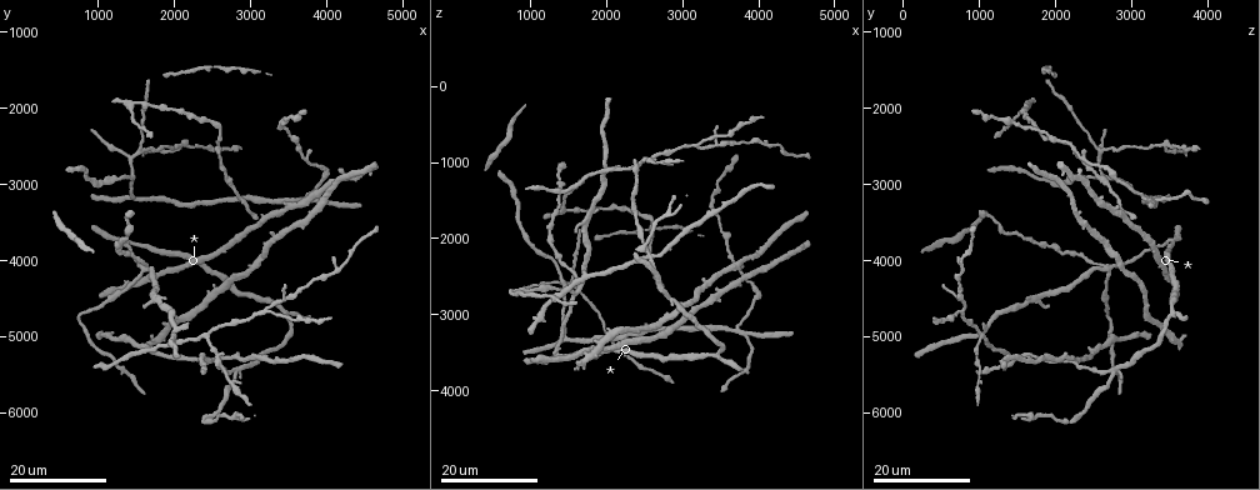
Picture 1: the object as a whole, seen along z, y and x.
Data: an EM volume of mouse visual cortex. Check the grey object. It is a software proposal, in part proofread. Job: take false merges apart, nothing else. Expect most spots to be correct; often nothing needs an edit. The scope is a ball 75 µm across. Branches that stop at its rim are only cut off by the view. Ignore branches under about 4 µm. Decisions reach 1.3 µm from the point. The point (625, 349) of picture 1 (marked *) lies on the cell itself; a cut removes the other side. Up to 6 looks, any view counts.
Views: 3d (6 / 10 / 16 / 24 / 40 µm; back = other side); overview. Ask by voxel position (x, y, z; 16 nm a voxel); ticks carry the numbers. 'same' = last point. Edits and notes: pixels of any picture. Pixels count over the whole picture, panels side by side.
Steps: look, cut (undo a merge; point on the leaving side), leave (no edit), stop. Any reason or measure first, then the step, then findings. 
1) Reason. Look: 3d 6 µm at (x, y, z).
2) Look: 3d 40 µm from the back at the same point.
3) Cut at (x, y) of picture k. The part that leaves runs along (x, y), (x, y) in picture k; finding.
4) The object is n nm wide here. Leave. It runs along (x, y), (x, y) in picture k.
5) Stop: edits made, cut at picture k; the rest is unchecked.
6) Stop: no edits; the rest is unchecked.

Look: 3d 24 µm at (3700, 3200, 3150).

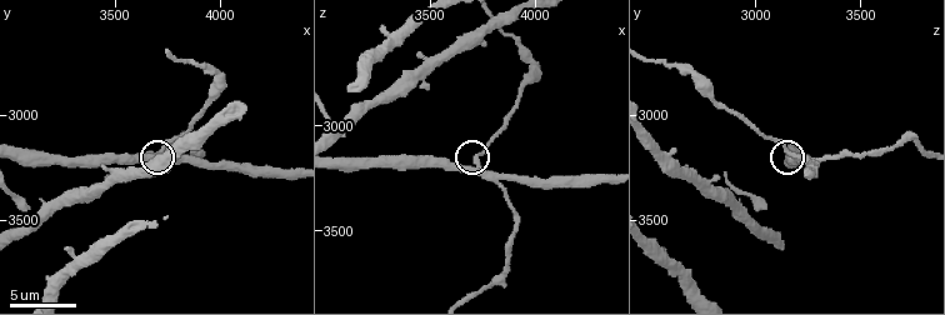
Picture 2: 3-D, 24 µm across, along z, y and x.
Look: 3d 10 µm at (3730, 3190, 3180).

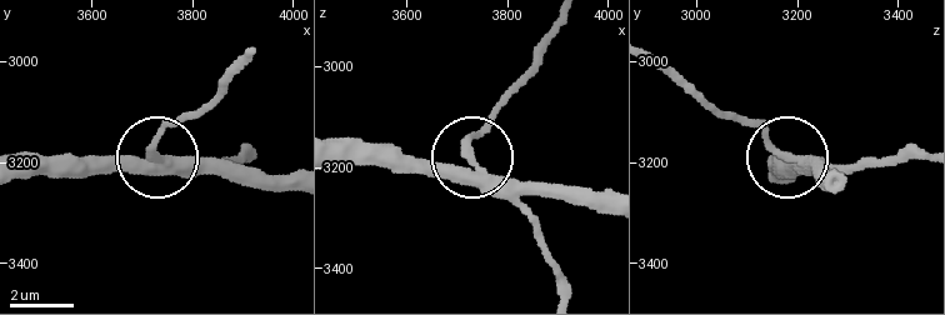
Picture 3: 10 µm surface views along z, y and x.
The object is 310 nm wide here. Leave. One cell here.

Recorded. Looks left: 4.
Three arms meet. Look: 3d 24 µm at (3450, 4550, 800).

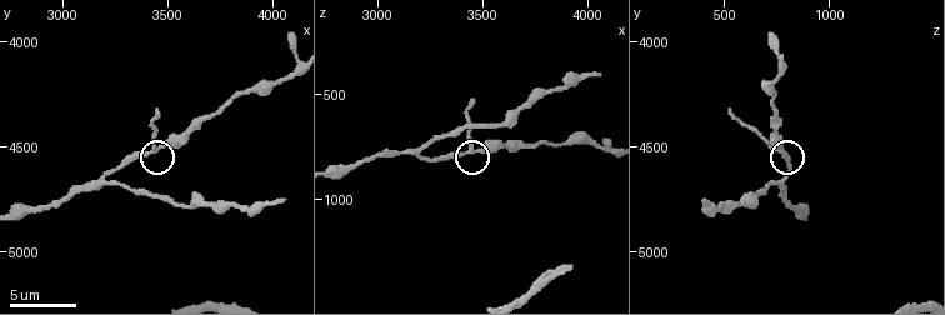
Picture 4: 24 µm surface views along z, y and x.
Zoom in. Look: 3d 10 µm at (3430, 4510, 770).

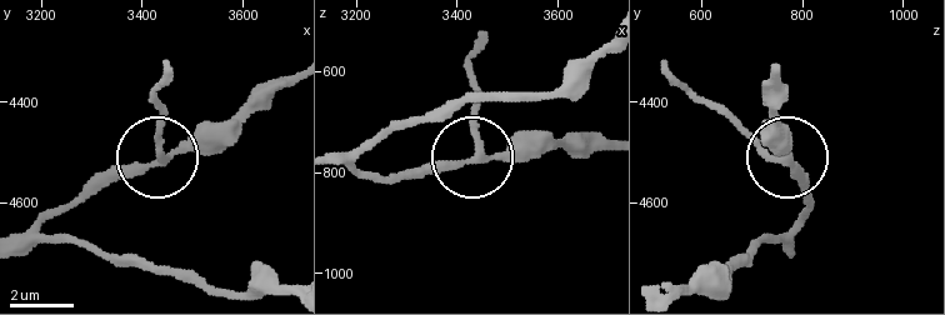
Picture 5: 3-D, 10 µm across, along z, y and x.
Look: 3d 10 µm from the back at (3445, 4510, 760).

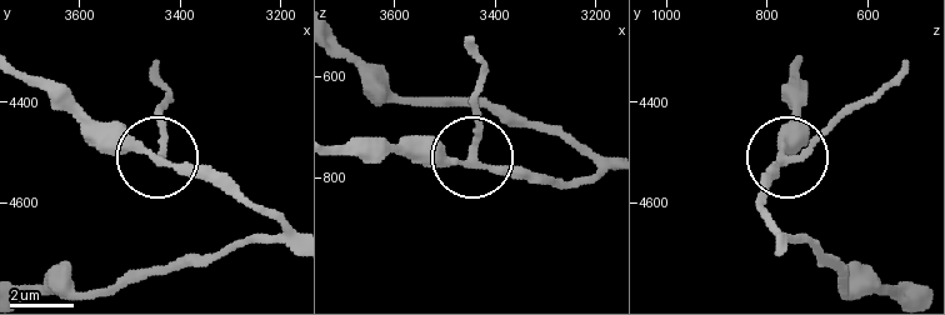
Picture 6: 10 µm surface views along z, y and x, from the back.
The object is 200 nm wide here. Leave. It runs along (293, 235), (155, 155), (164, 101) in picture 6; all the same cell.

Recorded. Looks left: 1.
Stop: no edits; the rest is unchecked.

